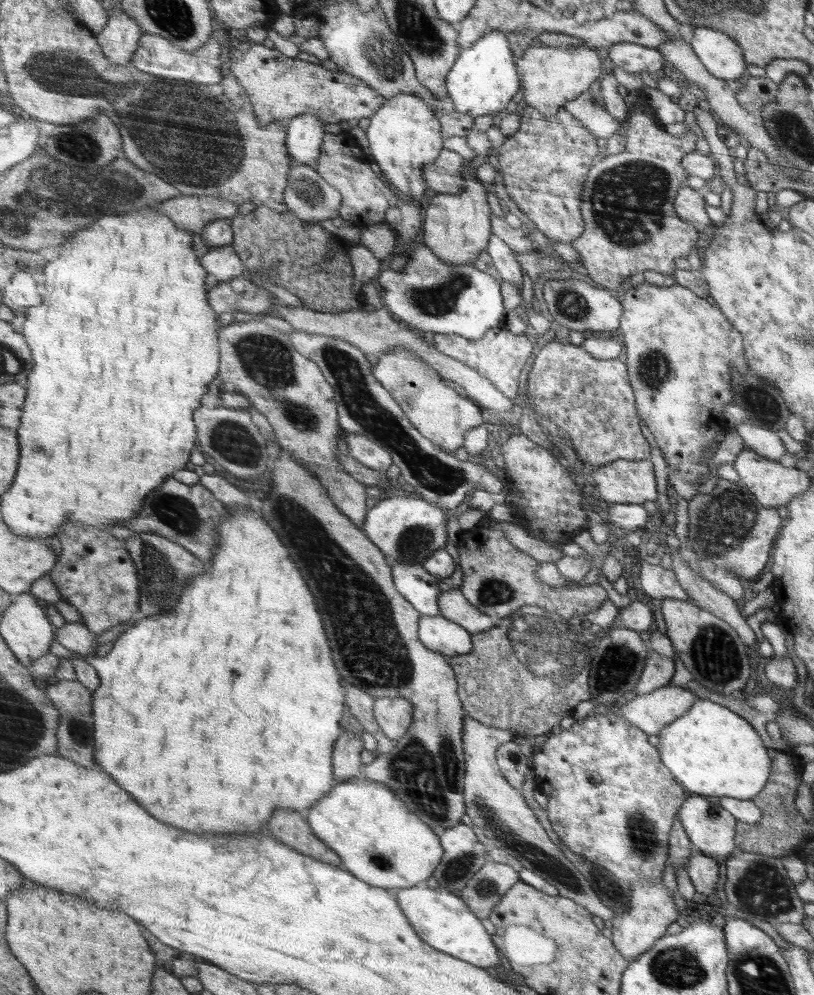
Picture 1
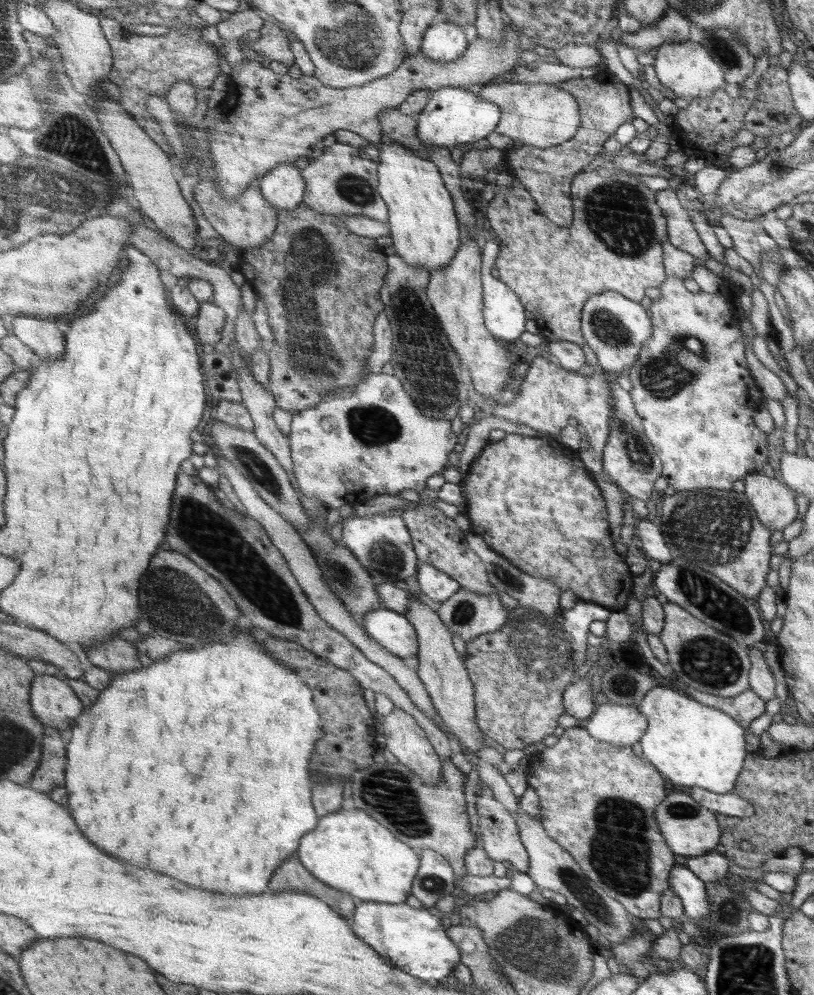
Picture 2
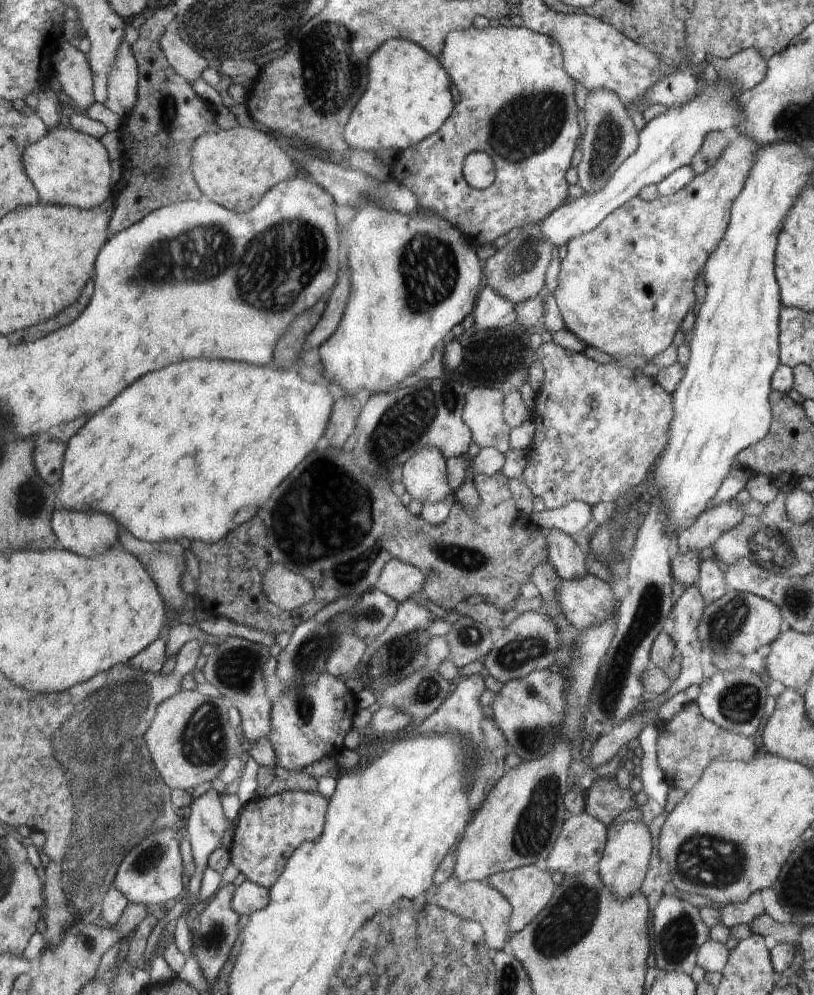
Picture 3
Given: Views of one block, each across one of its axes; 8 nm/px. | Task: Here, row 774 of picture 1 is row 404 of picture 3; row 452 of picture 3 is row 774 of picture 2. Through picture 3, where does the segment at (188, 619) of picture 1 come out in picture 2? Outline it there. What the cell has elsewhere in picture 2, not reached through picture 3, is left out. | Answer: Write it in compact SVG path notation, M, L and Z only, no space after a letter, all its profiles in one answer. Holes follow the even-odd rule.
M239 627L228 639L221 640L221 642L213 642L212 644L204 645L204 647L198 647L198 645L188 646L185 650L180 650L167 656L164 661L154 661L151 667L146 667L142 670L133 670L132 672L116 673L114 683L103 691L96 704L85 709L80 715L80 718L77 718L77 725L70 729L68 733L69 765L67 768L66 788L70 790L70 808L74 808L74 818L78 820L82 832L84 832L84 824L86 824L86 836L90 836L90 840L94 840L94 844L98 844L100 848L106 848L106 852L110 852L112 856L118 856L118 858L122 858L126 862L132 862L132 864L142 864L142 868L158 868L160 872L166 872L168 876L174 876L174 878L178 878L178 880L182 880L182 882L186 882L190 886L196 886L196 888L206 888L206 890L212 890L212 892L244 896L244 894L260 894L260 892L264 892L266 886L269 884L269 880L277 872L277 868L294 854L294 851L300 844L300 840L310 831L313 831L314 827L320 822L312 806L310 778L308 778L310 768L308 768L308 764L312 762L313 752L316 750L318 740L322 740L320 736L324 732L318 726L320 724L320 714L318 714L314 702L312 702L313 690L309 687L305 678L298 676L297 672L294 672L288 664L282 664L280 660L277 660L265 648L265 645L261 644L260 634L255 629Z

